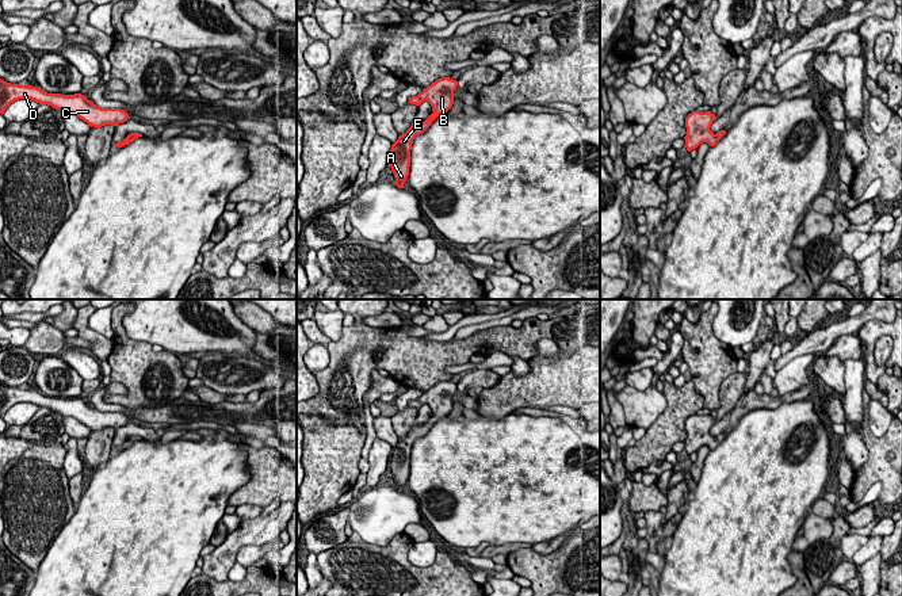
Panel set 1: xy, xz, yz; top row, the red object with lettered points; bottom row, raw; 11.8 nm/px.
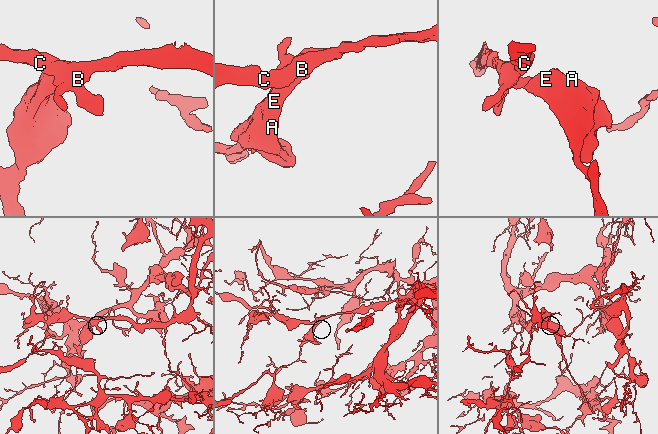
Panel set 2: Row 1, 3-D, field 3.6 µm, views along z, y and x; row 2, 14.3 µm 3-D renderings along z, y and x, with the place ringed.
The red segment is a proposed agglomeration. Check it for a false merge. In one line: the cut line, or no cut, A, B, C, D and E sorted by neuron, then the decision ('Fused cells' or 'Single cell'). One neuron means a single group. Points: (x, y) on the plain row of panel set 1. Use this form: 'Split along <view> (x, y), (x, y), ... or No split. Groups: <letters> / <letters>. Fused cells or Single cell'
No split. Groups: A B C D E. Single cell

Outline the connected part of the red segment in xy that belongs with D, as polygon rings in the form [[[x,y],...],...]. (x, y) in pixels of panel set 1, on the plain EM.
[[[0,382],[0,417],[19,402],[31,402],[39,408],[51,409],[64,417],[74,417],[91,431],[102,431],[106,428],[118,429],[130,421],[125,413],[100,412],[81,397],[47,397],[39,390],[11,387]]]

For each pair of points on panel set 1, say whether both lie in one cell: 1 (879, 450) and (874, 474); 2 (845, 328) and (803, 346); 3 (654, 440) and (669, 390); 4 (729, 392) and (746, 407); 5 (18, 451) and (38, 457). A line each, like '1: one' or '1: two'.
1: one
2: one
3: one
4: two
5: one

